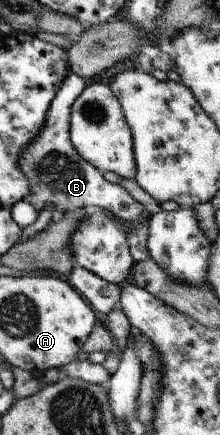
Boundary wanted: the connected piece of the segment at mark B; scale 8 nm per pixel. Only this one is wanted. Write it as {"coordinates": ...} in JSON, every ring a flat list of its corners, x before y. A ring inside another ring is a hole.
{"coordinates":[[70,72,62,83,53,105,50,106,46,117,46,125,37,138,33,139,23,151,19,159,19,167,23,175,29,179,31,193,25,201,31,203,39,214,46,206,52,205,55,215,60,217,67,211,81,208,102,208,115,213,119,219,128,223,148,223,152,216,143,204,137,202,121,185,111,183,103,177,103,173,91,163,87,163,79,155,70,139,70,115,72,105,77,96,85,89,85,80]]}

